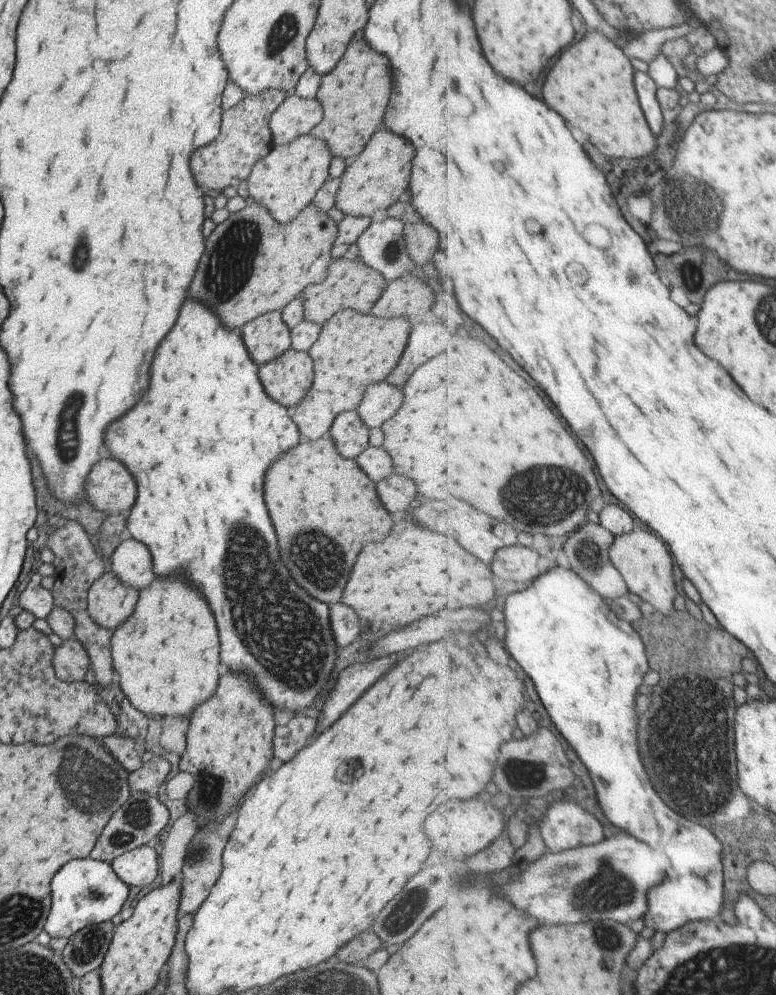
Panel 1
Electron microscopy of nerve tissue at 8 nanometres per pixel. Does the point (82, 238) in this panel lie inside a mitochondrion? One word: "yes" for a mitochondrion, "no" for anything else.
yes

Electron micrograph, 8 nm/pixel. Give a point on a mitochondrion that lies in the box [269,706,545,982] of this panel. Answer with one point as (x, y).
(403, 913)

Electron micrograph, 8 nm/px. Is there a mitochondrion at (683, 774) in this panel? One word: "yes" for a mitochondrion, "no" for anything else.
yes

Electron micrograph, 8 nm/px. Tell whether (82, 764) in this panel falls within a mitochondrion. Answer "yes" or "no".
yes

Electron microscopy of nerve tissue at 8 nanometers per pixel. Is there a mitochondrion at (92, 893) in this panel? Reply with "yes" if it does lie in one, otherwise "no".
yes

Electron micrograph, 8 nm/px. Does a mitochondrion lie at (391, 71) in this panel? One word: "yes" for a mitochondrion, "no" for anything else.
no

